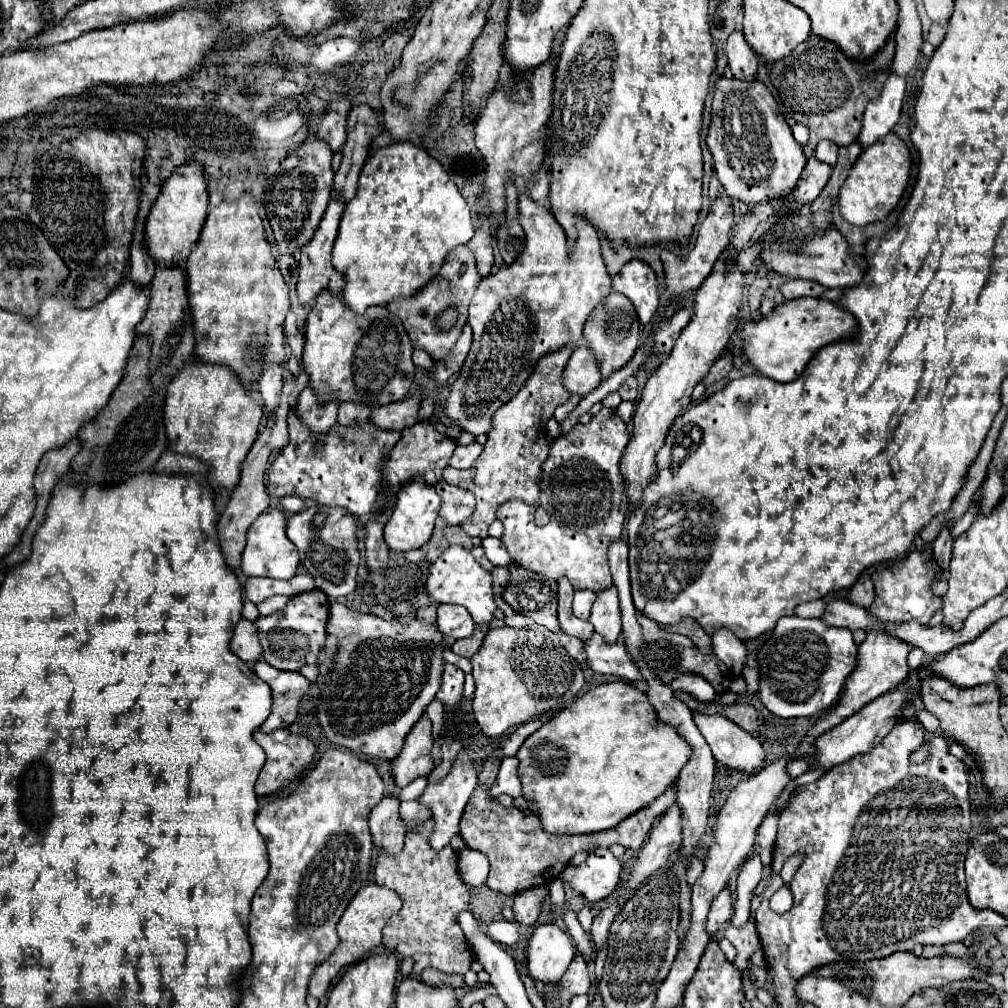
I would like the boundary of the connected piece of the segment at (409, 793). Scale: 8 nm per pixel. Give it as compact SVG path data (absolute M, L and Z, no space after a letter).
M427 774L421 776L421 778L417 778L413 784L401 788L399 790L399 800L415 800L415 798L419 798L421 792L425 790L425 786L427 786Z

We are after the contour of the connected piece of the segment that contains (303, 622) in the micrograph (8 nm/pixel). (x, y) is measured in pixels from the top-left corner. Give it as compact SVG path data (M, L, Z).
M309 590L289 598L283 610L277 610L271 616L259 616L255 620L261 646L263 660L277 670L299 670L301 666L317 666L319 650L325 646L325 626L329 618L329 600L321 590Z

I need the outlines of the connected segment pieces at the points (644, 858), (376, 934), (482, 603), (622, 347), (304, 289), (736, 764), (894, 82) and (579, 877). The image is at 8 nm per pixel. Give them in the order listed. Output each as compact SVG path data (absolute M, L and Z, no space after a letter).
M675 802L653 826L649 840L639 850L639 856L629 872L627 890L635 892L645 878L649 878L661 866L667 866L669 856L679 848L681 848L681 806Z
M377 884L363 886L355 894L353 902L347 906L345 914L341 916L341 920L337 924L337 934L341 938L341 944L339 944L339 948L335 950L335 954L331 958L315 968L315 972L311 976L311 982L309 982L309 994L315 996L315 998L323 997L323 994L329 990L331 982L337 978L343 967L357 964L359 960L363 960L363 954L375 950L381 944L381 930L385 928L389 918L393 914L397 914L399 910L401 910L401 898L393 890L381 888Z
M449 546L437 562L431 566L427 578L427 592L439 604L459 604L465 606L475 622L489 622L493 620L493 612L497 608L493 598L491 574L479 566L479 562L471 556L469 550L463 546Z
M611 292L605 298L605 302L601 302L595 308L589 322L585 324L583 340L585 340L585 346L593 352L603 378L609 378L609 374L621 370L633 358L633 354L639 346L639 328L641 328L641 324L637 322L633 304L629 302L629 298L623 298L623 294Z
M333 198L333 200L329 202L327 212L325 212L325 216L323 216L323 220L321 220L321 224L319 224L315 236L313 236L313 240L311 240L307 246L303 246L303 250L301 250L299 282L297 282L297 296L299 296L299 304L301 304L301 306L311 304L311 302L317 298L317 294L319 294L321 290L329 290L329 292L335 294L335 296L339 296L339 294L343 292L345 278L343 278L343 276L333 268L333 264L331 264L331 250L333 250L333 242L335 242L335 238L337 238L337 228L339 228L339 218L341 218L341 214L343 214L343 206L345 206L345 204L341 202L341 198Z
M695 714L695 724L707 740L715 760L723 766L745 774L753 774L763 766L765 750L761 742L753 734L741 730L737 724L721 718L719 714Z
M891 72L889 78L885 80L879 98L869 102L865 108L865 124L857 140L863 148L867 148L869 144L877 142L879 138L883 138L893 130L901 114L903 94L905 94L905 78Z
M597 848L583 864L569 864L558 879L567 882L587 902L599 902L617 890L621 870L623 864L607 848Z

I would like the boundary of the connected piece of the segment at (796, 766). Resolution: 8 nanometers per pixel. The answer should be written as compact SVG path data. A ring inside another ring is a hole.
M793 760L789 766L787 766L787 772L791 778L797 778L801 774L805 774L810 768L810 764L806 760Z

